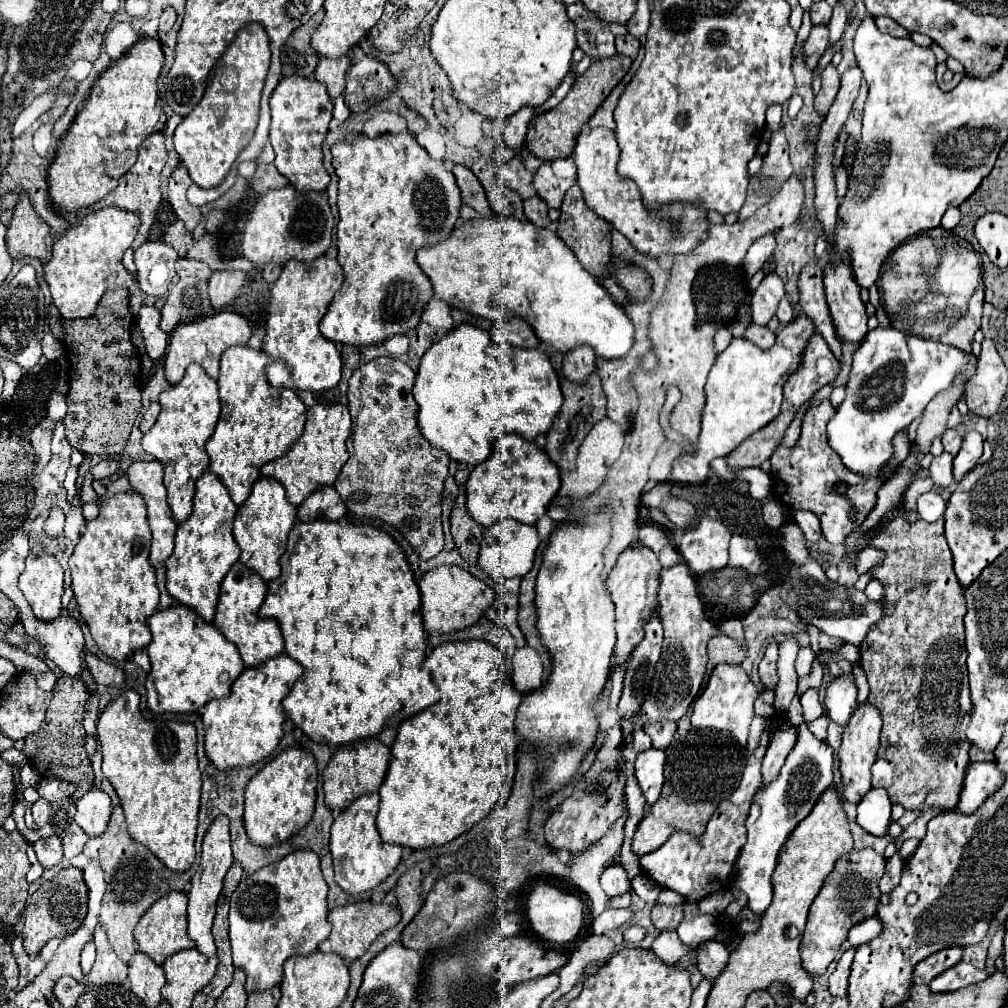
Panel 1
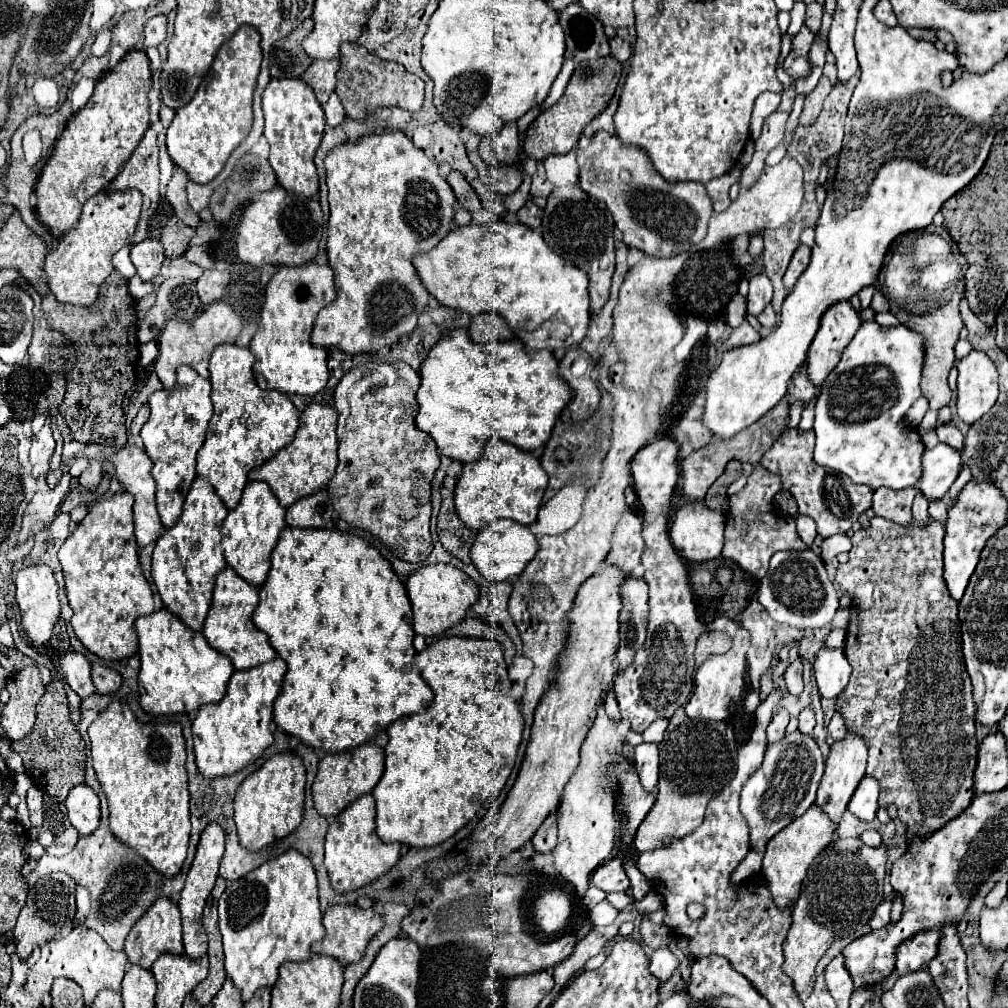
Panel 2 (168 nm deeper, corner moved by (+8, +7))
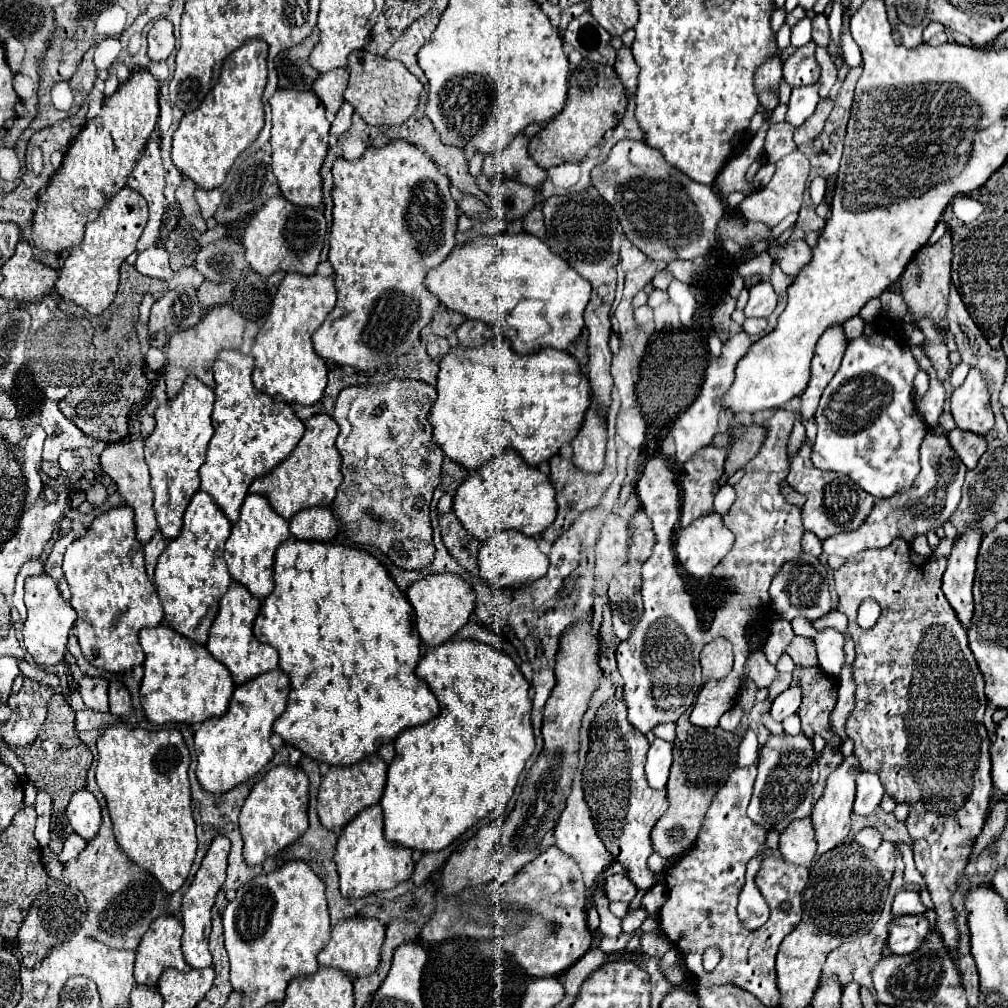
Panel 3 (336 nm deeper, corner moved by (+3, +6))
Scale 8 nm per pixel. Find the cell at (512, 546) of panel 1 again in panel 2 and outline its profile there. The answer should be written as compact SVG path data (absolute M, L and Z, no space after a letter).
M496 519L492 525L478 531L474 545L470 549L470 559L472 559L474 567L486 579L504 581L504 579L520 575L524 571L526 563L530 559L534 559L536 551L538 551L538 541L536 541L536 535L530 531L530 527L520 525L512 519Z

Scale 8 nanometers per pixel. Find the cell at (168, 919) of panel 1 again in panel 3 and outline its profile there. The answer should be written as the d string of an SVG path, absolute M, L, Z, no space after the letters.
M161 916L145 932L135 958L135 980L137 984L155 988L159 976L167 968L179 972L191 970L181 954L181 932L183 926L175 916Z

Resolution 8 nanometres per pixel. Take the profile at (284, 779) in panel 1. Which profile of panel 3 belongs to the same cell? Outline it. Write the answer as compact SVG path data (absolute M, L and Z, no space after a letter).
M275 766L273 770L269 770L253 786L239 814L241 836L245 842L243 860L249 866L257 866L265 858L277 854L285 846L299 840L309 826L307 804L309 804L309 780L299 766Z

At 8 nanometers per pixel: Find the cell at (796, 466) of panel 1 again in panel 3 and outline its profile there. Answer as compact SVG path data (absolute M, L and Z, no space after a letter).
M805 442L797 456L791 460L791 472L787 476L787 482L801 494L807 496L807 502L803 506L803 526L807 532L813 532L819 540L827 540L841 532L853 532L857 530L867 514L871 512L875 498L863 488L859 488L849 476L837 474L837 472L823 472L811 462L811 446Z

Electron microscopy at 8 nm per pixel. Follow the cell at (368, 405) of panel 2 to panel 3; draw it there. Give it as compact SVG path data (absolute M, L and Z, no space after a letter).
M391 380L381 388L349 386L335 400L333 420L339 424L337 450L343 458L341 472L345 476L331 504L343 534L361 546L379 548L395 566L403 570L421 570L433 562L433 530L429 522L429 506L433 490L439 484L443 450L433 444L433 426L429 422L431 406L437 390L417 380Z

